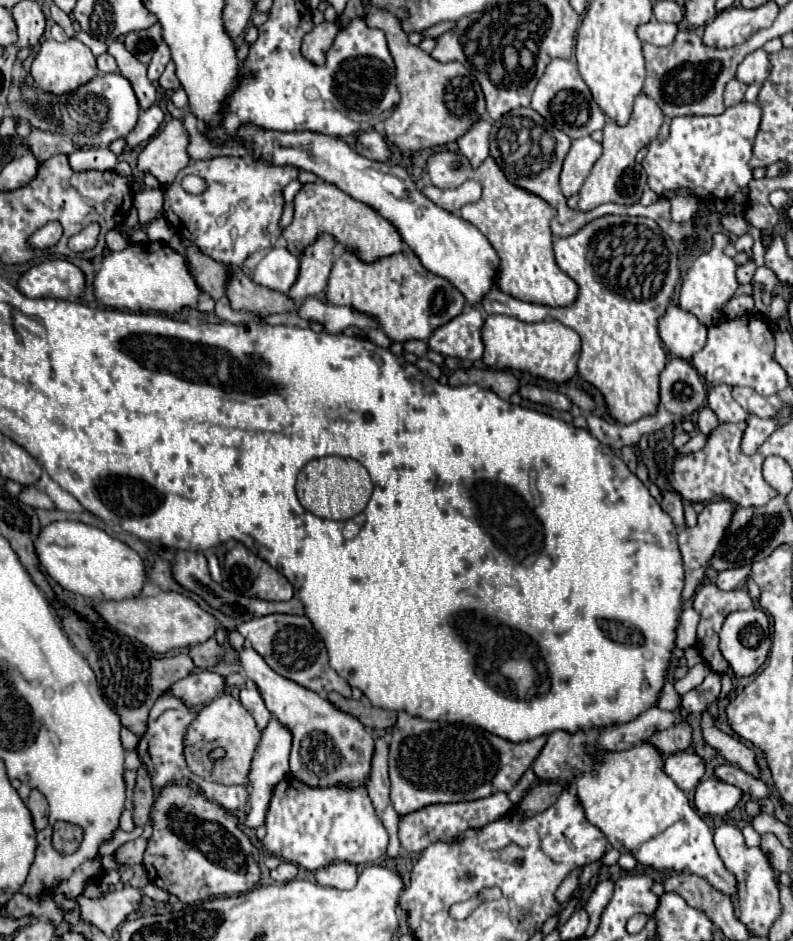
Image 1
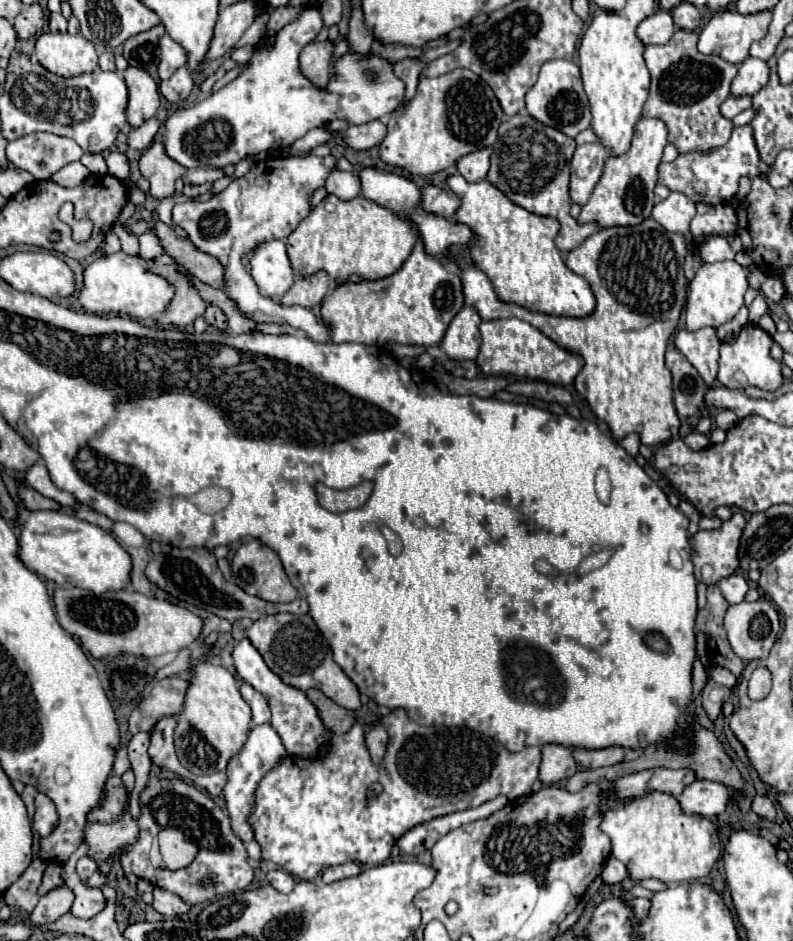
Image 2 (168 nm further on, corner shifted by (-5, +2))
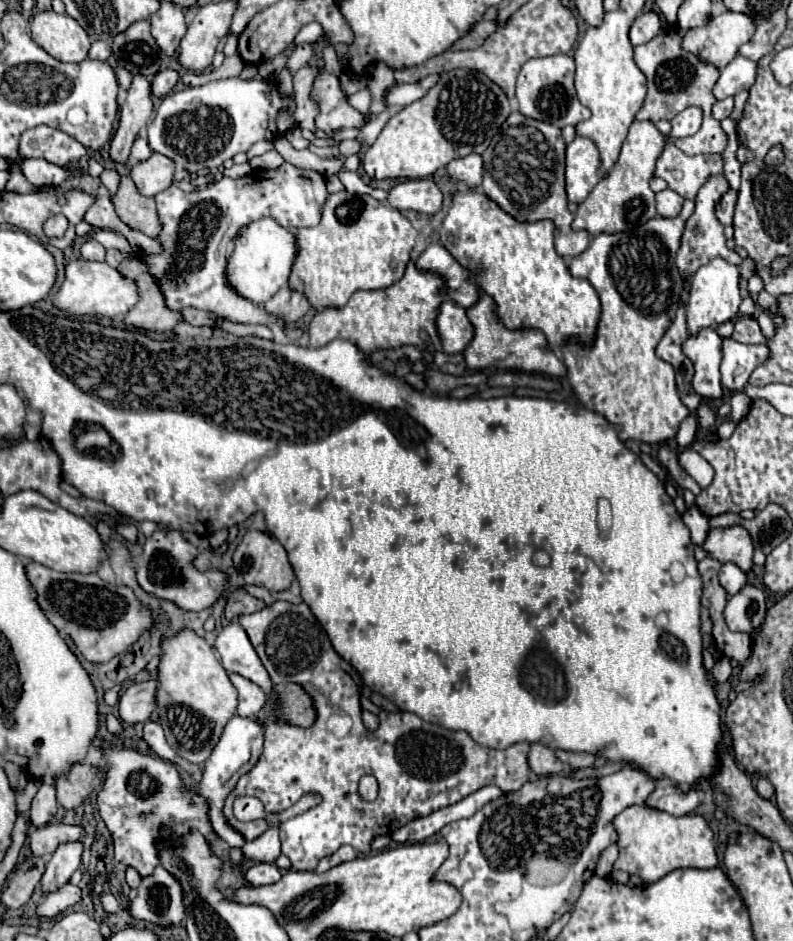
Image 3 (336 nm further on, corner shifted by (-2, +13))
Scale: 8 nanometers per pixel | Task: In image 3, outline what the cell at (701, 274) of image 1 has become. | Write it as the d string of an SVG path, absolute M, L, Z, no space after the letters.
M722 257L712 259L710 263L702 265L692 275L690 297L688 297L688 303L686 303L686 323L688 323L690 335L696 335L702 327L716 329L720 323L734 319L738 315L738 305L742 301L740 291L738 291L738 281L740 281L738 267L724 261Z

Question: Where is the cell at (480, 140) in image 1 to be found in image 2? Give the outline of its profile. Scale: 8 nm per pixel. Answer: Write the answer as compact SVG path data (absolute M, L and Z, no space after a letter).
M483 148L483 150L471 152L471 154L463 156L463 158L457 162L457 172L459 172L467 182L485 180L487 170L489 170L489 156L491 156L491 148Z

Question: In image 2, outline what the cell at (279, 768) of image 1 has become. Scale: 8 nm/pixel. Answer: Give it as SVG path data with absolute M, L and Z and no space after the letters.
M261 724L261 726L253 726L249 730L249 736L247 736L247 742L245 746L229 760L227 768L225 768L225 774L227 774L227 782L225 782L225 788L223 788L223 798L225 798L225 804L227 804L227 810L229 810L229 820L231 820L231 826L233 826L233 834L237 834L245 844L253 840L253 830L247 822L247 816L251 814L253 810L253 800L255 800L255 788L257 784L261 782L261 778L277 764L281 762L281 758L285 756L285 746L279 738L279 734L273 730L271 724Z

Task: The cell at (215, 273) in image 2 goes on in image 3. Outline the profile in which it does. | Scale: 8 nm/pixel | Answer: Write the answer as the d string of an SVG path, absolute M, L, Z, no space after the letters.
M122 175L118 193L112 195L112 201L114 201L118 217L126 225L140 229L148 237L160 235L162 223L156 211L156 201L152 197L140 195L130 175Z

